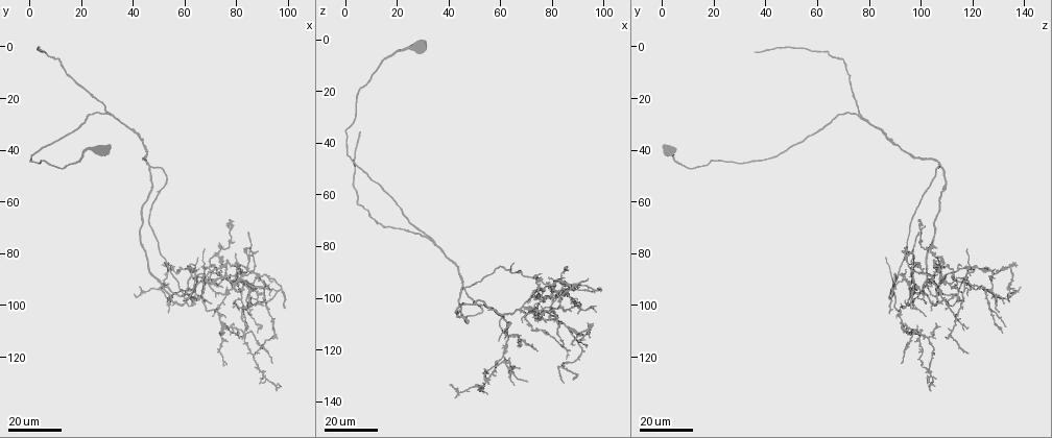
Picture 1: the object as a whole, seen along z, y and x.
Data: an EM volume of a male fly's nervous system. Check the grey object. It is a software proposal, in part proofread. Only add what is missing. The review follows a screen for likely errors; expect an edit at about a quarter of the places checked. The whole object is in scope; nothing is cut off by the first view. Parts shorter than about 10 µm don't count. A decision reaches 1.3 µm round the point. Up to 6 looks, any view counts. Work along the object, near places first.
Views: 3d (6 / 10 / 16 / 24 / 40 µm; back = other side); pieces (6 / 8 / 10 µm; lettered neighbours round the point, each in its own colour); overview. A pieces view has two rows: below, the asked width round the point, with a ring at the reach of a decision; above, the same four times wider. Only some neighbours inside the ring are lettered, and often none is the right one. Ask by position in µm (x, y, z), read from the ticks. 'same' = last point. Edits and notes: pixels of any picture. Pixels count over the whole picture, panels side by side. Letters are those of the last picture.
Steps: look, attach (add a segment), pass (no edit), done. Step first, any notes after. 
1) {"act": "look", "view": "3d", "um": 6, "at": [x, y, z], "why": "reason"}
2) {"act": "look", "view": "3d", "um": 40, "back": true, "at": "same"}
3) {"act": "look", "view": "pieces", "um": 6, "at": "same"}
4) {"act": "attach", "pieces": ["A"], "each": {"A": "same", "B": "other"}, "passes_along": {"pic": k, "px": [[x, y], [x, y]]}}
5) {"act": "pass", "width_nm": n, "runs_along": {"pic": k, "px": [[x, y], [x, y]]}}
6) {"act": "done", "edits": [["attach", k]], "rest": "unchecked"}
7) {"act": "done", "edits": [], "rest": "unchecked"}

{"act": "look", "view": "3d", "um": 24, "at": [5, 2, 36], "why": "long arm stops here"}

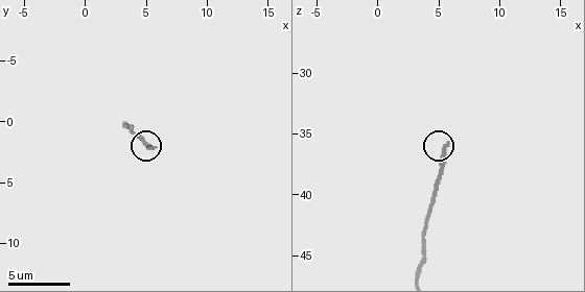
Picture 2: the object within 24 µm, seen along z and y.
{"act": "look", "view": "3d", "um": 6, "at": [5.6, 2.0, 36.0]}

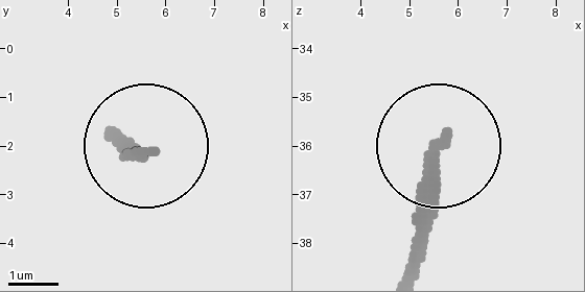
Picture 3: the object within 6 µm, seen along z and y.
{"act": "look", "view": "pieces", "um": 6, "at": [5.65, 2.05, 35.80]}

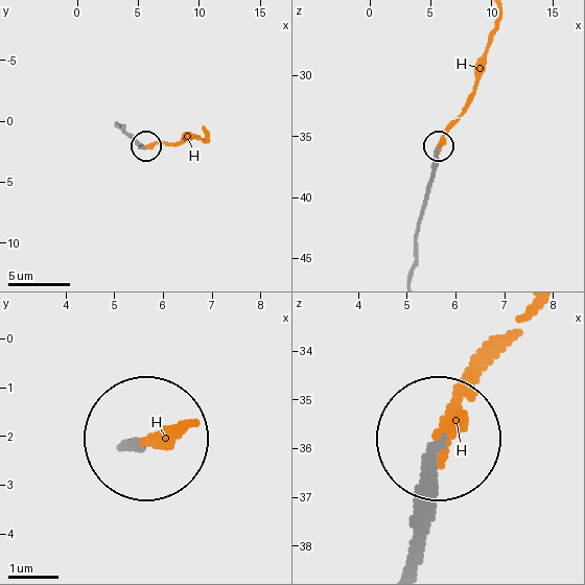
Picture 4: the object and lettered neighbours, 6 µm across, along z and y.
{"act": "attach", "pieces": ["H"], "each": {"H": "same"}, "passes_along": {"pic": 4, "px": [[430, 180], [442, 134], [473, 90], [497, 19]]}, "found": "it goes on there"}

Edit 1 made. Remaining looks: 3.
{"act": "look", "view": "overview"}

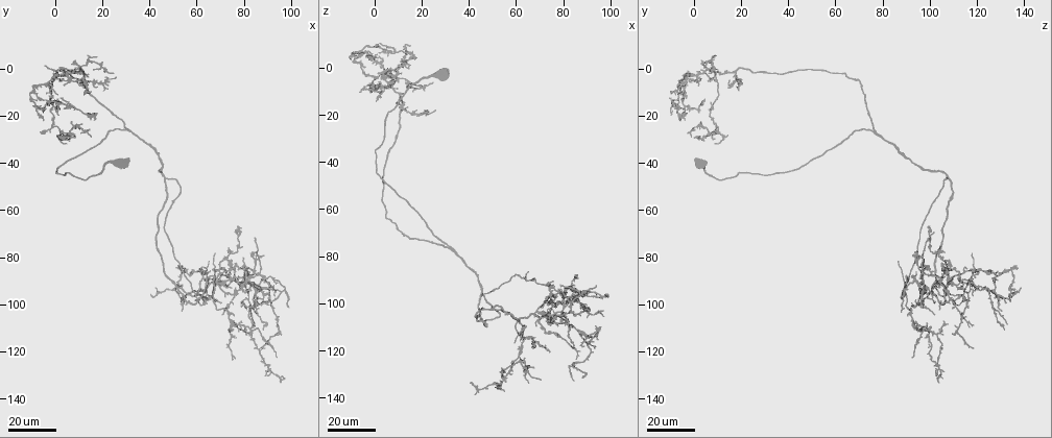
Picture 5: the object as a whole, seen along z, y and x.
{"act": "look", "view": "3d", "um": 16, "at": [93, 94, 115], "why": "an open end"}

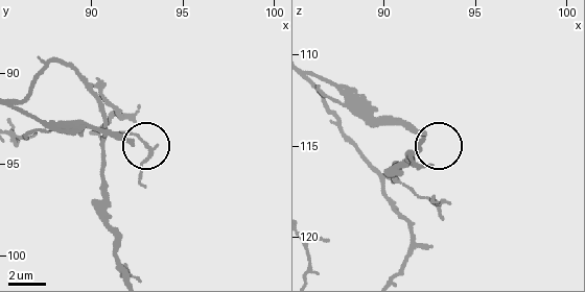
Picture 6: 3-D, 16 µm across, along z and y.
{"act": "look", "view": "pieces", "um": 8, "at": [92.2, 93.6, 114.3]}

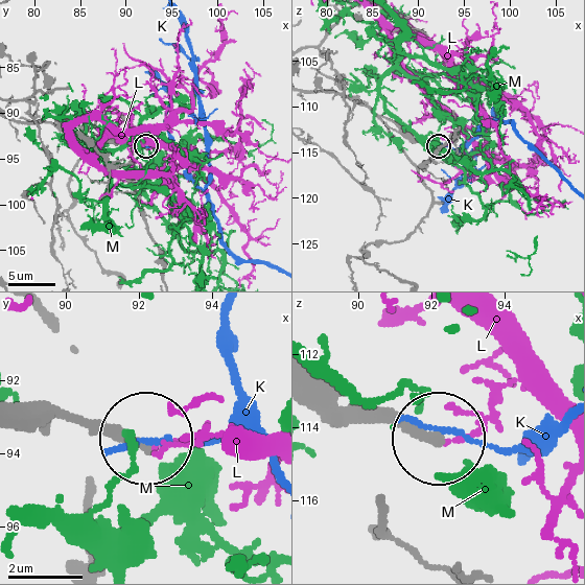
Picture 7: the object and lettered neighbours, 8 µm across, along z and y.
{"act": "pass", "each": {"K": "other", "L": "other", "M": "other"}, "found": "none of them fits"}

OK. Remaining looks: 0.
{"act": "done", "edits": [["attach", 4]], "rest": "unchecked"}

